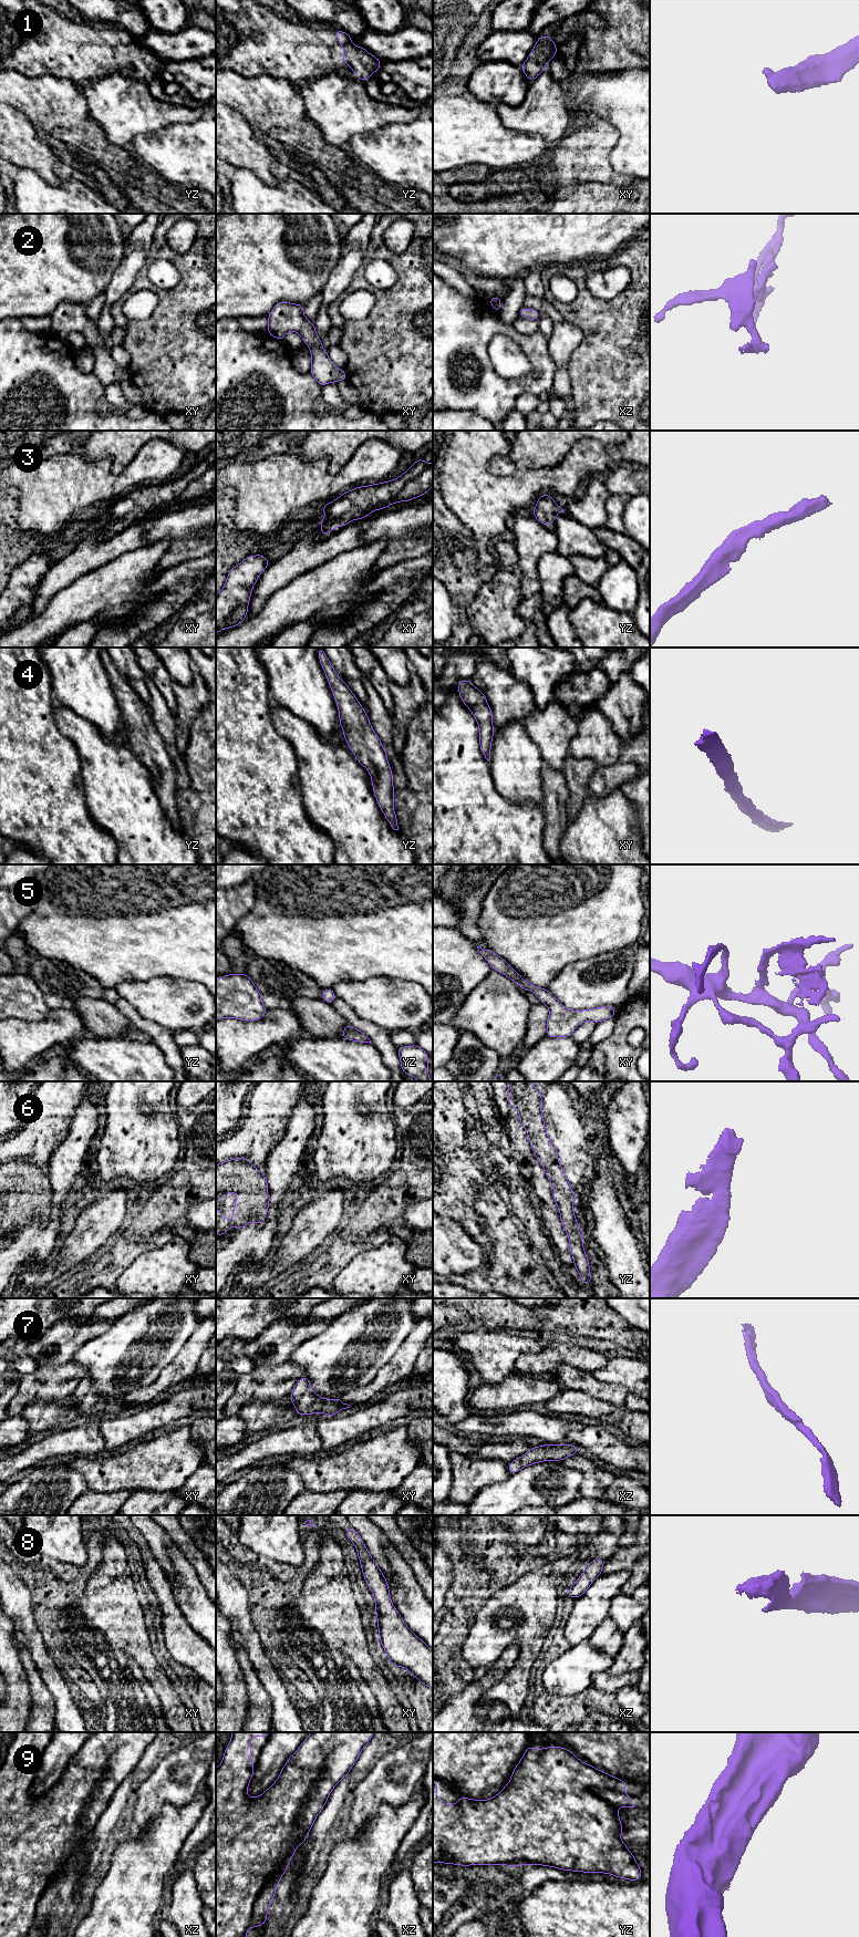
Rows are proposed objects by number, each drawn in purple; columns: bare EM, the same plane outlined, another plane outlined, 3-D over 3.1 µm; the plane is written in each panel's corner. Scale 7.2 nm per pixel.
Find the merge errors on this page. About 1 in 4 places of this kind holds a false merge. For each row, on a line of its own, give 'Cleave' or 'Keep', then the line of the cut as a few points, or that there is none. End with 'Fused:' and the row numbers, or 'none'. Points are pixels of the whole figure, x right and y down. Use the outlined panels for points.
1: Keep. No split
2: Keep. No split
3: Keep. No split
4: Keep. No split
5: Keep. No split
6: Keep. No split
7: Keep. No split
8: Keep. No split
9: Cleave. Split along xz (287, 1865), (281, 1865), (266, 1881), (255, 1904), (250, 1926)
Fused: 9

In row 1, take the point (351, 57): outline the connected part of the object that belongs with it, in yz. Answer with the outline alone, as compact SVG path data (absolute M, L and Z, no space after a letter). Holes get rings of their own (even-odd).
M335 30L335 37L344 49L341 60L352 69L359 80L368 81L383 61L369 53L364 46L353 45L351 35L344 31Z

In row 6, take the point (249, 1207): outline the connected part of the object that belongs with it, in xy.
M246 1157L234 1158L216 1164L216 1201L220 1201L227 1192L235 1192L239 1195L235 1199L232 1211L232 1229L235 1230L239 1230L250 1222L262 1225L271 1198L271 1194L265 1192L267 1189L269 1189L269 1184L265 1173L260 1172Z

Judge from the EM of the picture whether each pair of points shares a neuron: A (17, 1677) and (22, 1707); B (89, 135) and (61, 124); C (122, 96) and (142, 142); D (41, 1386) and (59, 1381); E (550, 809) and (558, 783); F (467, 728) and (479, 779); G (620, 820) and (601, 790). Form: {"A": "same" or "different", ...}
{"A": "same", "B": "same", "C": "different", "D": "same", "E": "same", "F": "same", "G": "different"}

